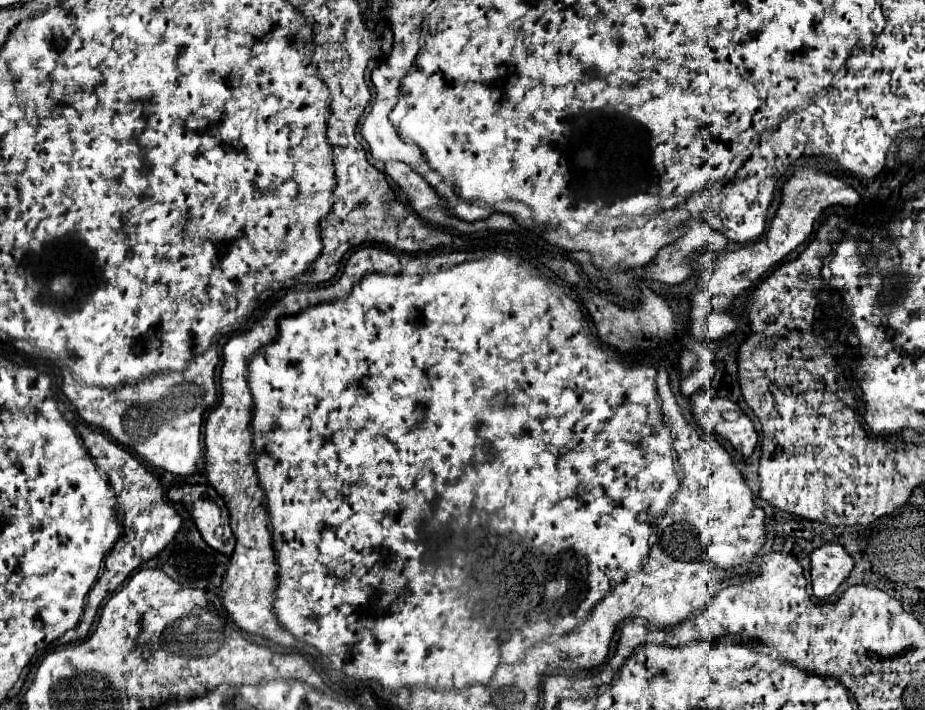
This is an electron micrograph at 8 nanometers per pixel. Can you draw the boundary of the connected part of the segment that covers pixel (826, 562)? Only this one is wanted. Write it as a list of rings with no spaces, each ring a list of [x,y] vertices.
[[[826,543],[812,555],[812,589],[818,599],[830,597],[852,573],[854,559],[840,543]]]

